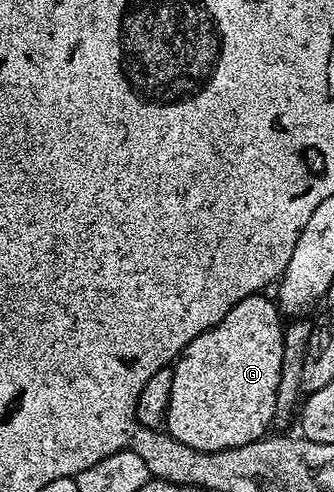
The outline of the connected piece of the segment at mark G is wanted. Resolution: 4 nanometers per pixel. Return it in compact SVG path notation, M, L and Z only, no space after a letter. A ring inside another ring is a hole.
M259 293L239 300L219 324L195 336L181 351L172 367L171 400L164 425L169 437L179 444L201 454L214 454L266 437L268 430L265 429L270 429L275 412L275 388L279 388L279 368L285 351L285 326L278 303L272 297L265 297L269 296Z

